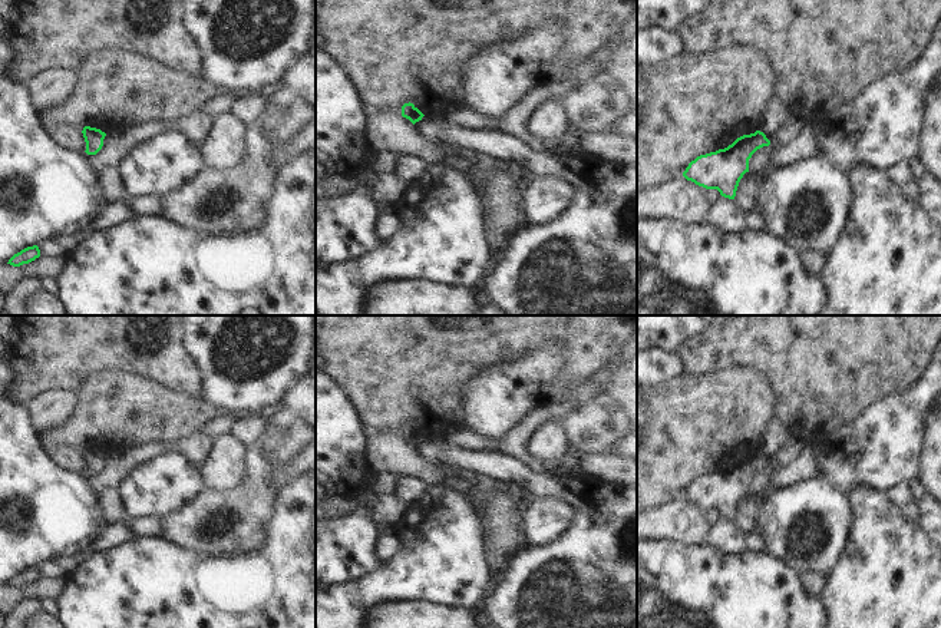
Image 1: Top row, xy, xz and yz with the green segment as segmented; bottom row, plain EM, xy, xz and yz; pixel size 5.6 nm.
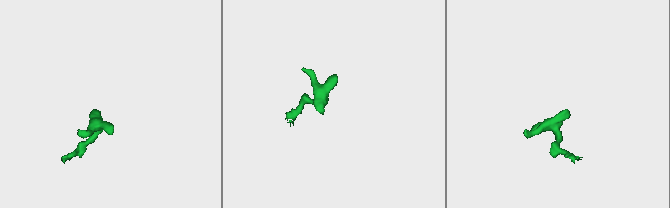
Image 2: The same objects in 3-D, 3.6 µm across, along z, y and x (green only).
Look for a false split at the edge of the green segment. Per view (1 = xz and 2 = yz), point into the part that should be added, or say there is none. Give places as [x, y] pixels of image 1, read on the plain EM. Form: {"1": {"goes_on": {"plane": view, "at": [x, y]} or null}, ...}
{"1": {"goes_on": null}, "2": {"goes_on": null}}

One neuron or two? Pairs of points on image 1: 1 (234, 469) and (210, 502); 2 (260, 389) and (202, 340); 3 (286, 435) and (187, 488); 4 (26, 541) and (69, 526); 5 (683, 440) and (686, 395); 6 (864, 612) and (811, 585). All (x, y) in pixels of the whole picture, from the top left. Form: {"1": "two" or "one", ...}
{"1": "two", "2": "one", "3": "two", "4": "one", "5": "one", "6": "two"}

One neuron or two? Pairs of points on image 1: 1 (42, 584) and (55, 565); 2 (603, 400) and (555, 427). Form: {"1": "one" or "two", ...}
{"1": "two", "2": "two"}

